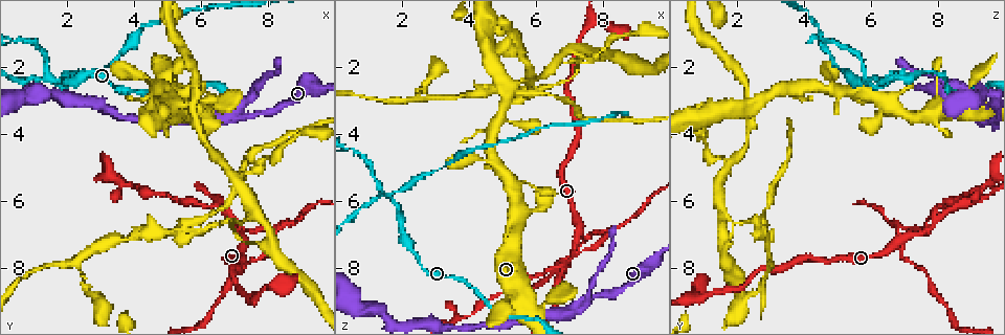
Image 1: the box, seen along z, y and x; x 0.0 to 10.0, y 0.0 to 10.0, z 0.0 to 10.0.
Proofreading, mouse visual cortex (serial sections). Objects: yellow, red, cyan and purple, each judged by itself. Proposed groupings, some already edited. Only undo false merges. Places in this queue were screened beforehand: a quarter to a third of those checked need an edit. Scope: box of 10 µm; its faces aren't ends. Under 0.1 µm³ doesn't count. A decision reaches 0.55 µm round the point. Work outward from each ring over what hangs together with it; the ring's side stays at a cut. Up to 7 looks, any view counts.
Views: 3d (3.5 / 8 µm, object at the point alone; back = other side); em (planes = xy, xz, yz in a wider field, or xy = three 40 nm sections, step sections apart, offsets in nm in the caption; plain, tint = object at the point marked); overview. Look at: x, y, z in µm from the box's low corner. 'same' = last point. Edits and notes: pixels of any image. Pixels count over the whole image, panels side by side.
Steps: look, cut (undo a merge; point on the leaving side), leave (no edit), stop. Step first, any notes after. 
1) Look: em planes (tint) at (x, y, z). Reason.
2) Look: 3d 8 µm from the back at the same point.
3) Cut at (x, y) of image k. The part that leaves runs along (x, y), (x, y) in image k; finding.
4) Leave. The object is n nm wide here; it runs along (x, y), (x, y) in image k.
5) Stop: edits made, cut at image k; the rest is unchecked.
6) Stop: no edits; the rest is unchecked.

Look: 3d 3.5 µm at (6.95, 3.50, 9.40). Arms run side by side.

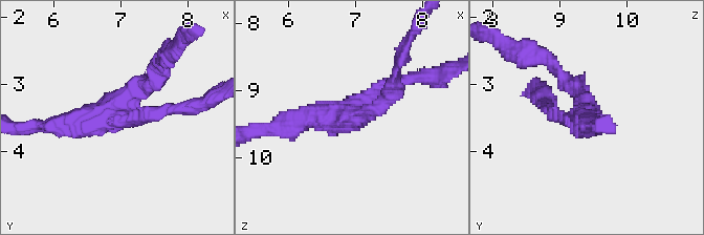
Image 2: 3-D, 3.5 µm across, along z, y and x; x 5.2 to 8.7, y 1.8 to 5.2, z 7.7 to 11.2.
Look: em xy step 3 (tint) at (6.95, 3.50, 9.35). 3 arms meet here; the arms are 150, 250, 350 nm wide.

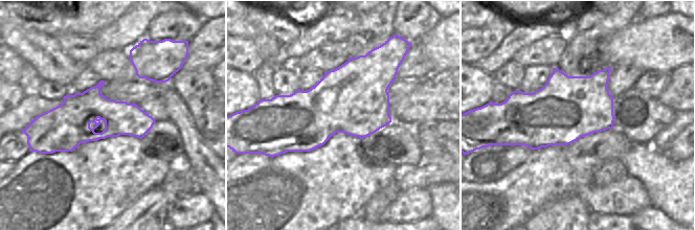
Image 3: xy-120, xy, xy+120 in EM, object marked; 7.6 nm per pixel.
Leave. It runs along (412, 78), (348, 119), (289, 126) in image 2; all the same cell.

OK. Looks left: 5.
Look: 3d 8 µm at (5.25, 3.20, 2.55). Four-way junction.

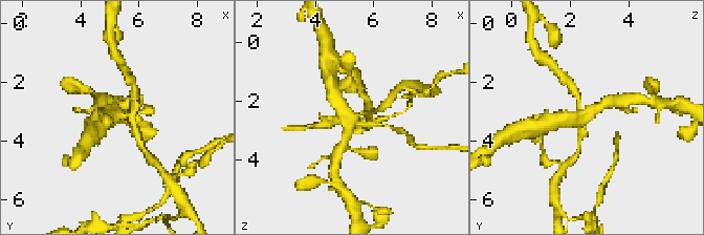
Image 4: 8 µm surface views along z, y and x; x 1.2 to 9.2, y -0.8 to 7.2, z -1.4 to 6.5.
Look: em xy step 1 (tint) at the same point. Now the EM.

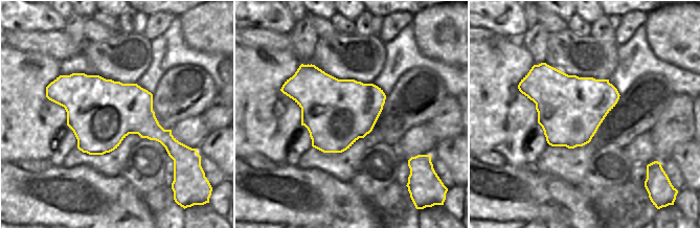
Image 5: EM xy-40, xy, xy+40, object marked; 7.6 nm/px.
Cut at (580, 134) of image 4. The object is 500 nm wide here; the part that leaves runs along (124, 116), (134, 124), (147, 153) in image 4; two cells meet here.

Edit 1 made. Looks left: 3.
Look: overview.

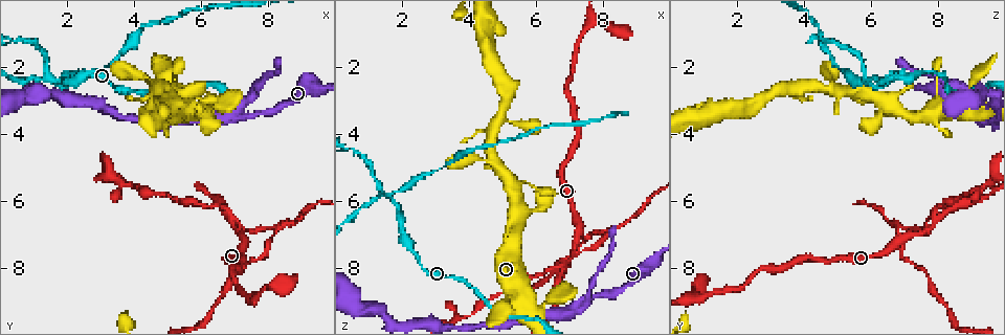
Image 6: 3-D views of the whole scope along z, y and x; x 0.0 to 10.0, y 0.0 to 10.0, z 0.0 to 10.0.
Look: 3d 3.5 µm at (1.65, 2.50, 5.90). Four or more arms meet.

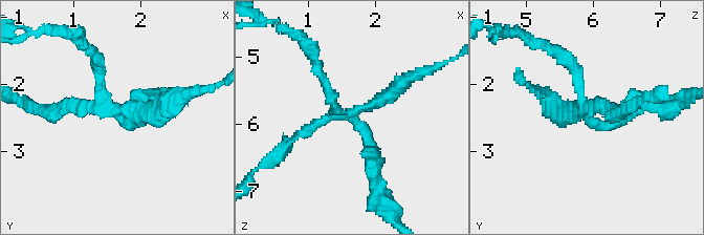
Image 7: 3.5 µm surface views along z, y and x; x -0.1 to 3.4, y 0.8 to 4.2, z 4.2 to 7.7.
Look: em xy step 3 (tint) at (1.65, 2.45, 5.85). 4 arms meet here; the arms are 150, 150, 200, 250 nm wide; shape alone is not enough.

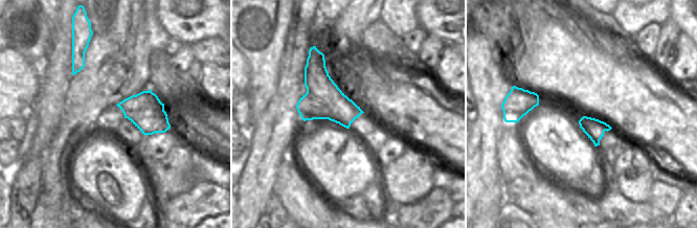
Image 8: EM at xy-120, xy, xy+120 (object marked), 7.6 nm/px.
Cut at (62, 104) of image 7. The part that leaves runs along (355, 111), (442, 63) in image 7; a second cell is stuck on.

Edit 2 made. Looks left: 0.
Stop: edits made, cut at image 4, cut at image 7; the rest is unchecked.

